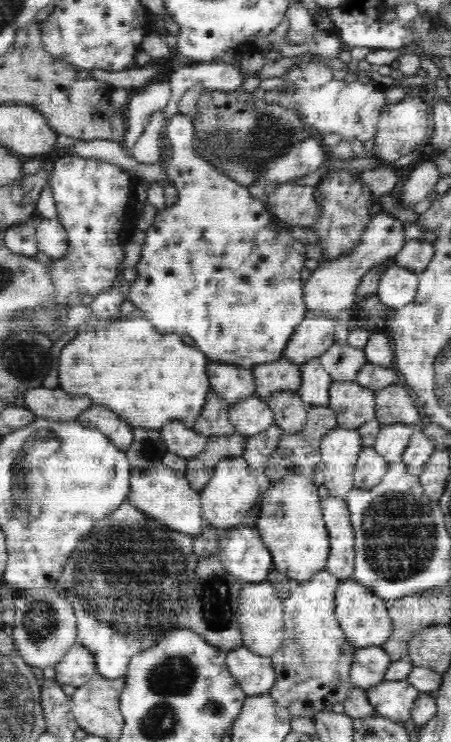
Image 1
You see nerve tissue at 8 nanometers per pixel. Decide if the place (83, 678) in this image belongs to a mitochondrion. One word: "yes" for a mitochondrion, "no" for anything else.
no

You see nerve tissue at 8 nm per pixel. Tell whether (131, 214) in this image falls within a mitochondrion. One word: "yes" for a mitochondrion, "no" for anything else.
no

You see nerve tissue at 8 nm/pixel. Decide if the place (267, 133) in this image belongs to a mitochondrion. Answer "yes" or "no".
yes

